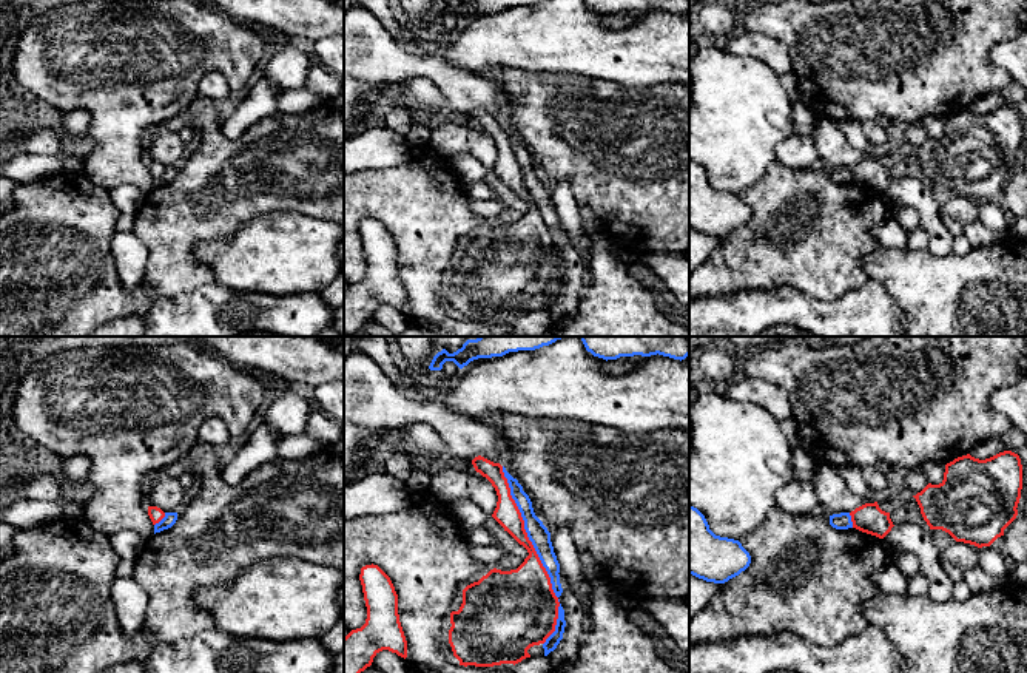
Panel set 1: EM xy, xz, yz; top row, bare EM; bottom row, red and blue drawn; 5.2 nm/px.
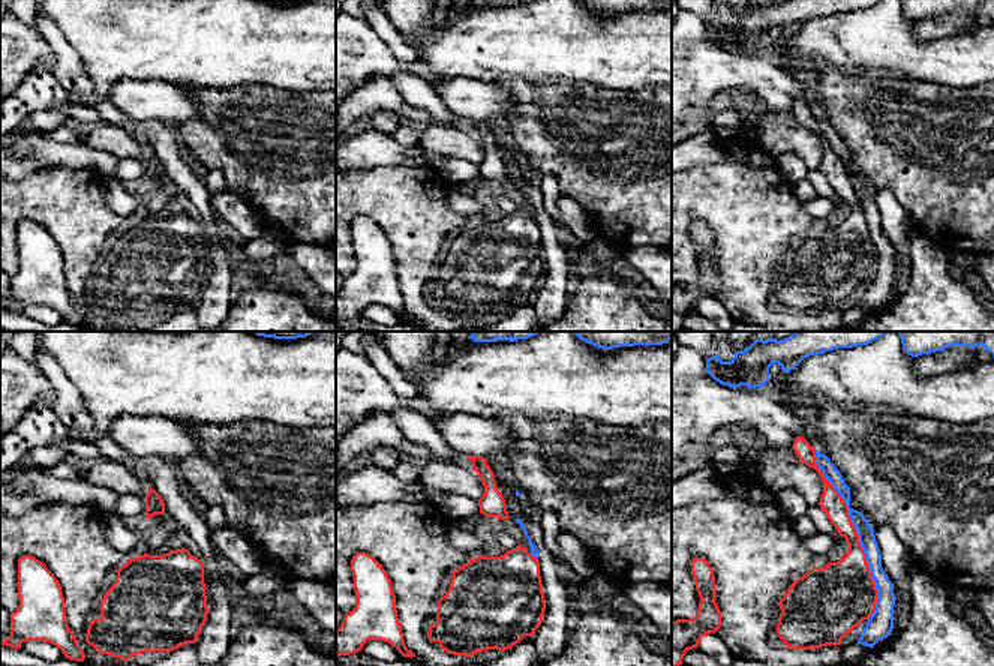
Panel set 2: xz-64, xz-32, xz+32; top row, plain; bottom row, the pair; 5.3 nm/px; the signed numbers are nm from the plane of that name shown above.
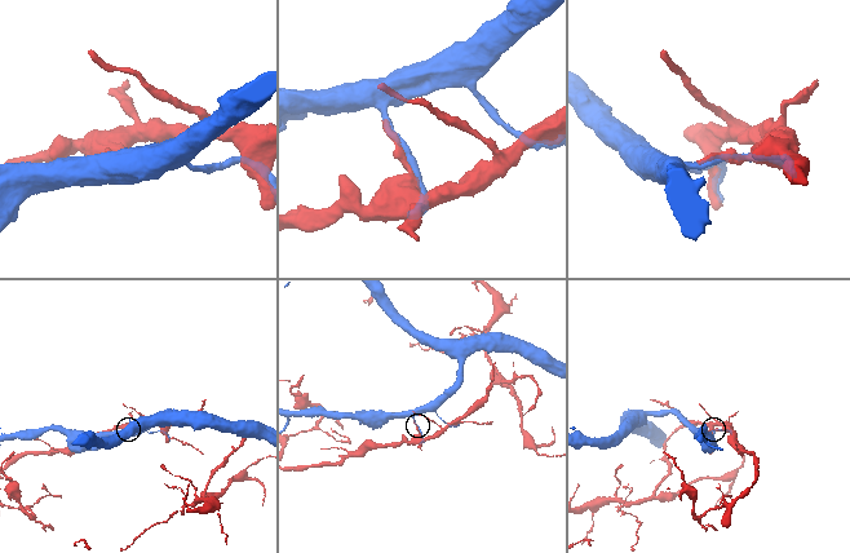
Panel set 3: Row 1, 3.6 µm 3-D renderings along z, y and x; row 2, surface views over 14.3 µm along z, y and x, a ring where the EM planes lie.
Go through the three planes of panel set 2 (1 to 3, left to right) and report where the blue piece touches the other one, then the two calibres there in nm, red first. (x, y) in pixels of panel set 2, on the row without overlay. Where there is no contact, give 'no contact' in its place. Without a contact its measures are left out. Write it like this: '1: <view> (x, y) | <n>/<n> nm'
1: no contact
2: xz-32 (534, 221) | 400/50 nm
3: xz+32 (858, 200) | 240/90 nm

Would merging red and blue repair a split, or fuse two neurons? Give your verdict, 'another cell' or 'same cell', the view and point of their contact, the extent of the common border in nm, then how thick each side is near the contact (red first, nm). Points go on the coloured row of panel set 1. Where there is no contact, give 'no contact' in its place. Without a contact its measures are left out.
another cell; contact xz (537, 556); length 950 nm; calibres 340 and 110 nm

